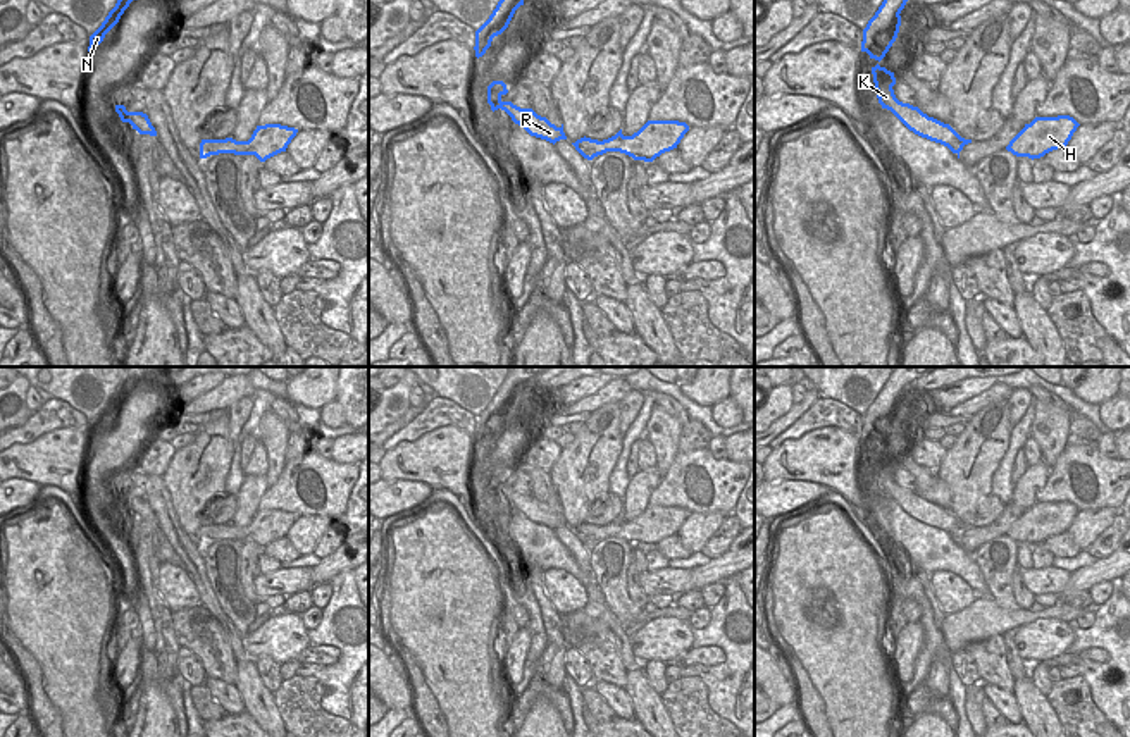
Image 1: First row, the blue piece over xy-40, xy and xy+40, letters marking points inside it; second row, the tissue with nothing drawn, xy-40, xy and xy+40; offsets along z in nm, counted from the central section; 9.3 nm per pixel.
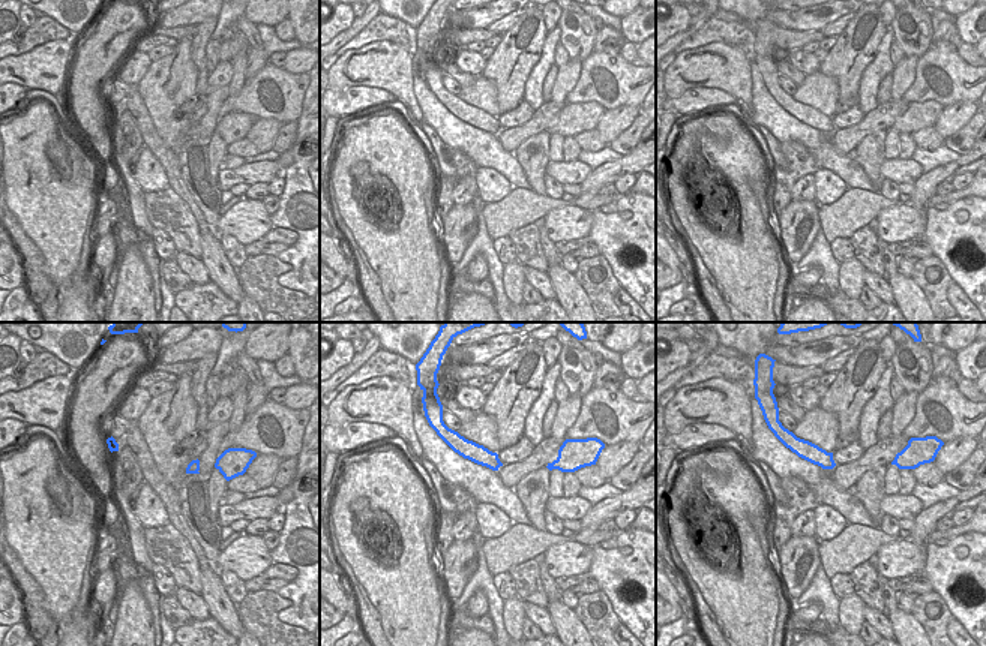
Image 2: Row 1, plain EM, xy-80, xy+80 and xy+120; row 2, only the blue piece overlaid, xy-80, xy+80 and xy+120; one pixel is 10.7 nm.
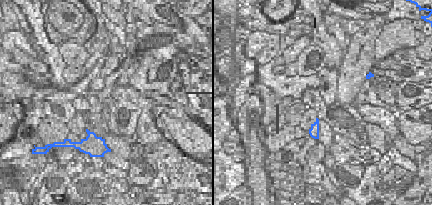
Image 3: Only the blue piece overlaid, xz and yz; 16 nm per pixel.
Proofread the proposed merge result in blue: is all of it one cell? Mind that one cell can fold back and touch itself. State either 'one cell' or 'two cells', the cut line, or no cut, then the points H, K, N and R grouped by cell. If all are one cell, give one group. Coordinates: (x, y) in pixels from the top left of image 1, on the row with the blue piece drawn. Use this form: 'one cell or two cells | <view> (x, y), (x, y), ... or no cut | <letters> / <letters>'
two cells | xy+40 (967, 140), (963, 143) | H / K N R

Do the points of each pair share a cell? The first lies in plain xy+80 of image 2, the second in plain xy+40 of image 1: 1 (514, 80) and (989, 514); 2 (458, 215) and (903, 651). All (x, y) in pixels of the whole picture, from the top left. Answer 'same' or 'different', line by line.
1: different
2: same

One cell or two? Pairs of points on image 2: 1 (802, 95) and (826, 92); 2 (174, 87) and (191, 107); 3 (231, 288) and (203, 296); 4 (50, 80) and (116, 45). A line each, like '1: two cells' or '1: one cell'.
1: one cell
2: two cells
3: two cells
4: two cells

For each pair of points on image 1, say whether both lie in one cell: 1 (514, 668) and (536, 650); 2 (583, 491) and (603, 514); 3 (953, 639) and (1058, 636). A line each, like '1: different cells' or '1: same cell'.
1: different cells
2: different cells
3: different cells

